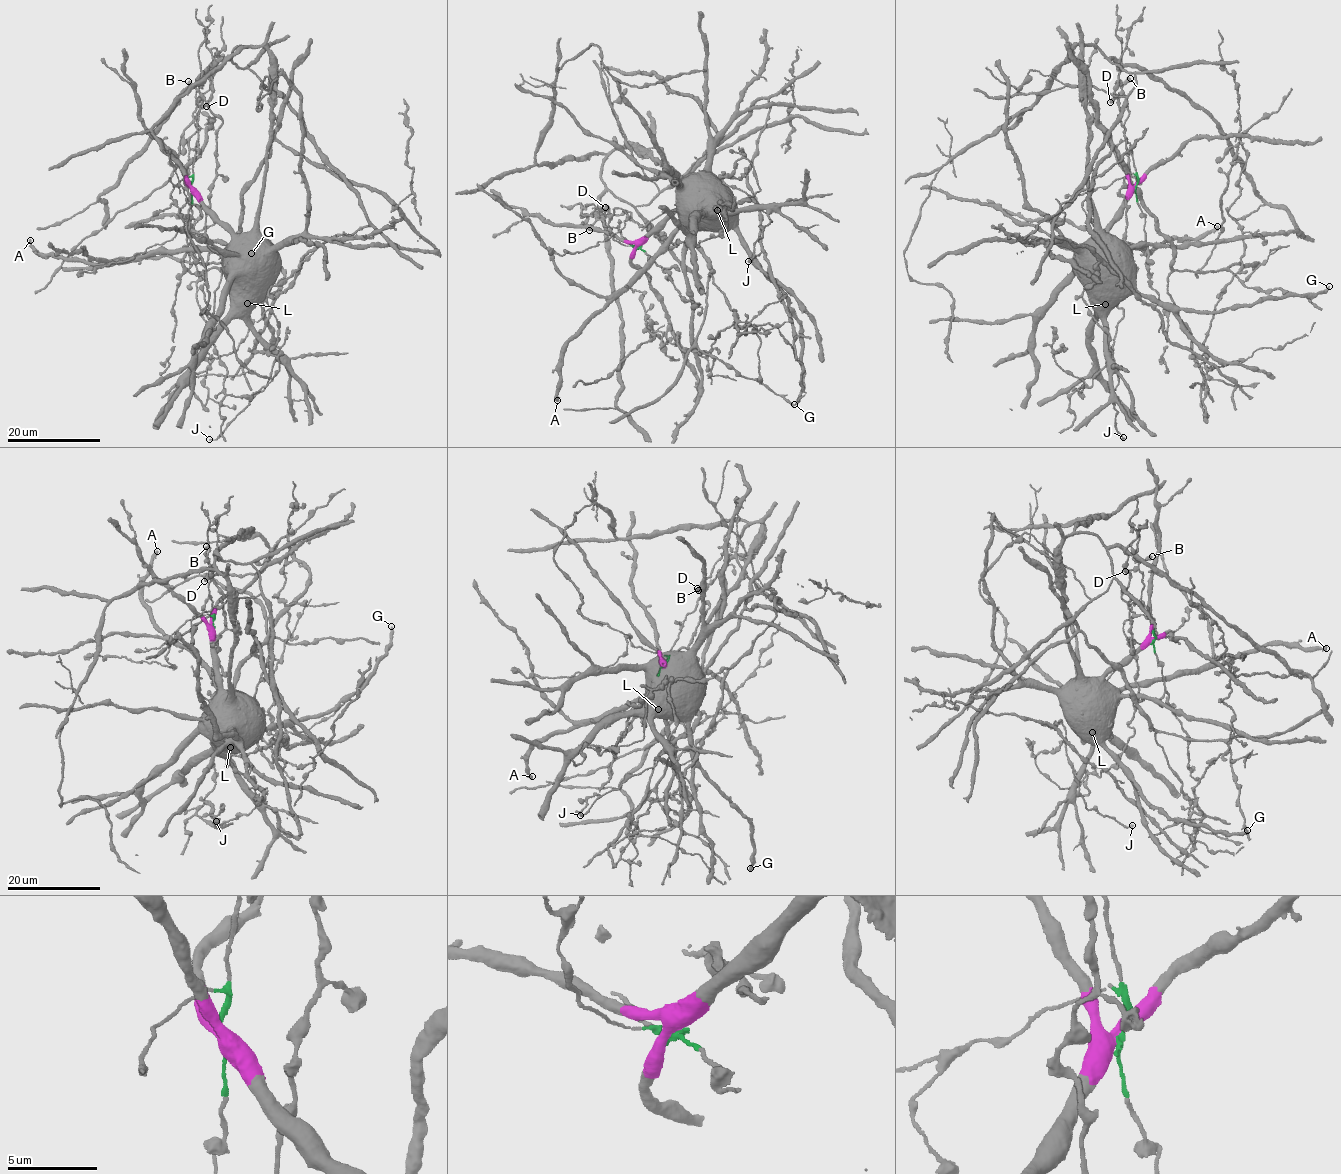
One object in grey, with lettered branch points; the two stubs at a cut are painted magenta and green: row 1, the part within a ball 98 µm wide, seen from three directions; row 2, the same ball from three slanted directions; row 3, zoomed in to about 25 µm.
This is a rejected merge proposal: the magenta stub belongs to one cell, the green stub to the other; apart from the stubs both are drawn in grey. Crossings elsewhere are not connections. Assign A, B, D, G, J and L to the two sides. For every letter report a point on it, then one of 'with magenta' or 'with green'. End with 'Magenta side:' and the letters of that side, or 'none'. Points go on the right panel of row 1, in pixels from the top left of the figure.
A: place (1217, 226); with magenta
B: place (1130, 78); with green
D: place (1110, 102); with green
G: place (1329, 286); with magenta
J: place (1123, 437); with magenta
L: place (1105, 304); with magenta
Magenta side: A, G, J, L

